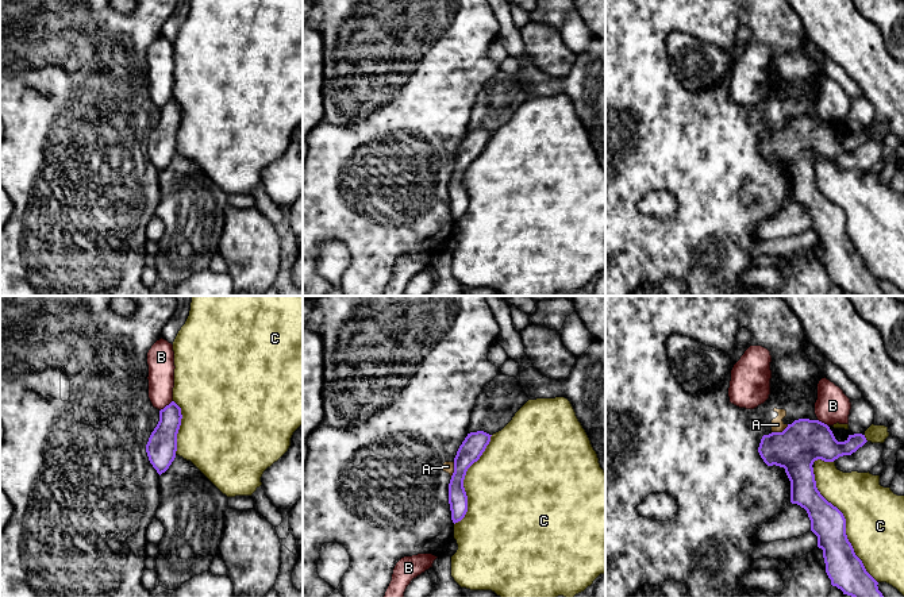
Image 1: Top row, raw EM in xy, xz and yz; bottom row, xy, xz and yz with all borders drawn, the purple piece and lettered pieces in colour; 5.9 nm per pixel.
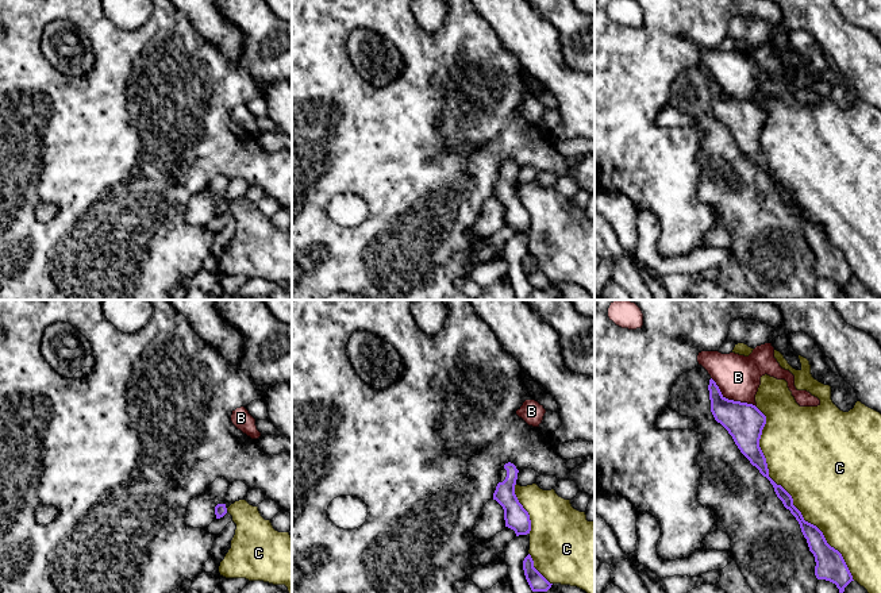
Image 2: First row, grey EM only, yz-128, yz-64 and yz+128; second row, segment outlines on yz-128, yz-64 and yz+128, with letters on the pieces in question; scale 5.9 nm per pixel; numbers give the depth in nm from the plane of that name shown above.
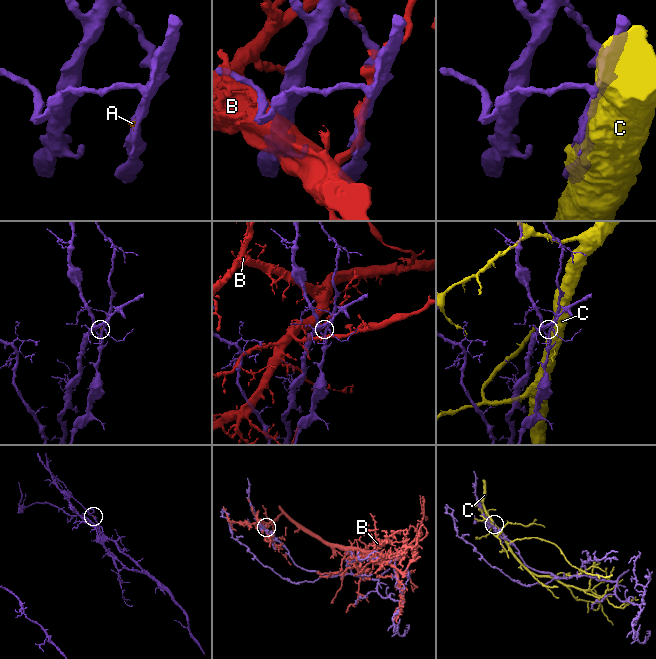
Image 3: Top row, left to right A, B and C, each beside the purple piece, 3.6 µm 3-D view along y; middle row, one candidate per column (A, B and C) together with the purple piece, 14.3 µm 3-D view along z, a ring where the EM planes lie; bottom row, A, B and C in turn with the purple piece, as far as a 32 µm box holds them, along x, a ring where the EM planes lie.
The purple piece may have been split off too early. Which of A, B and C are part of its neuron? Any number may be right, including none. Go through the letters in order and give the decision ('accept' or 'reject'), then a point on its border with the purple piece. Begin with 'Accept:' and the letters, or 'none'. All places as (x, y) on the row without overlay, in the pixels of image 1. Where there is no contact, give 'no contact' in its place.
Accept: none
A: reject | yz (780, 130)
B: reject | xy (166, 103)
C: reject | yz (845, 222)

